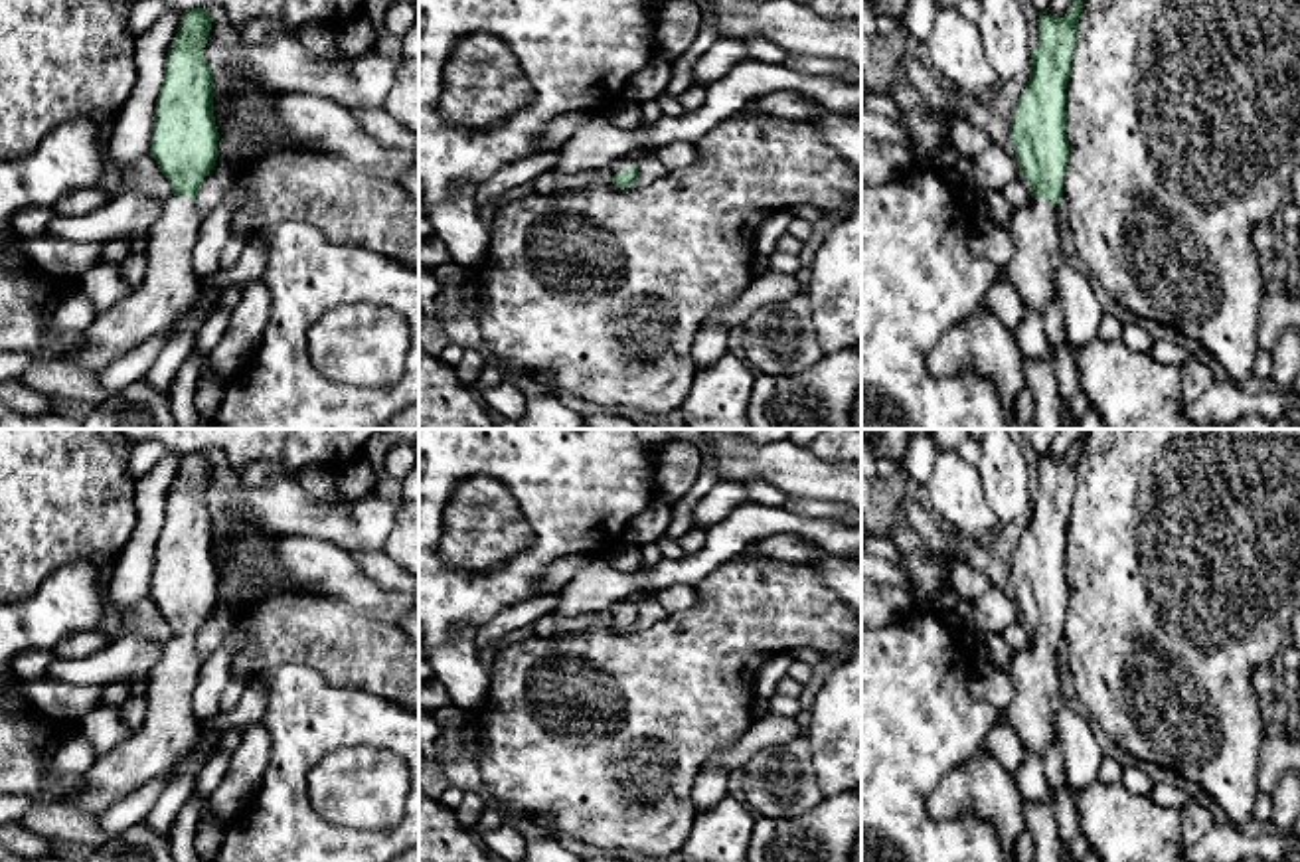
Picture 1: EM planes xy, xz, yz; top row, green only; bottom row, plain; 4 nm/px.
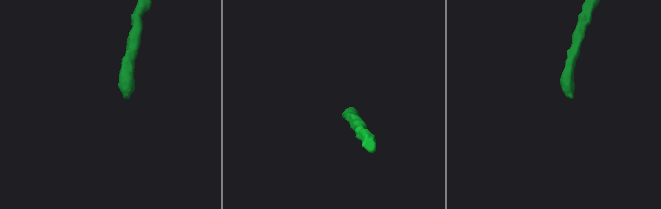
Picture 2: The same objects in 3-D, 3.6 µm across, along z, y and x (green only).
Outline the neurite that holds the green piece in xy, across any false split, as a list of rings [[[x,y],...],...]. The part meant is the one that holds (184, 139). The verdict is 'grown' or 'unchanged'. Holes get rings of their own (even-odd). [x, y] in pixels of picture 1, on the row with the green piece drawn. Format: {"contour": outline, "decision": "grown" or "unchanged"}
{"contour": [[[205,8],[186,10],[164,63],[156,99],[150,154],[168,178],[172,196],[144,233],[148,267],[142,285],[89,324],[85,344],[65,362],[103,372],[111,362],[180,320],[194,304],[200,279],[192,251],[202,217],[196,194],[217,160],[213,73],[203,47],[211,18]]], "decision": "grown"}

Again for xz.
{"contour": [[[636,152],[624,154],[610,162],[610,170],[614,174],[612,184],[616,188],[632,188],[638,174]]], "decision": "grown"}

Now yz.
{"contour": [[[1083,0],[1063,16],[1039,12],[1039,42],[1031,51],[1029,81],[1021,91],[1010,138],[1031,198],[1016,208],[1010,233],[1016,253],[1004,277],[1016,287],[1025,308],[1043,314],[1057,299],[1055,269],[1063,265],[1057,231],[1057,204],[1069,162],[1065,134],[1065,89],[1071,75]]], "decision": "grown"}

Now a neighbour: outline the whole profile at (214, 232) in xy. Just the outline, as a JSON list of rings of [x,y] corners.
[[[239,156],[233,162],[225,196],[219,206],[202,219],[200,237],[192,251],[192,269],[200,281],[219,269],[219,253],[231,235],[233,212],[245,200],[249,190],[249,176],[253,168],[247,160],[249,156]]]

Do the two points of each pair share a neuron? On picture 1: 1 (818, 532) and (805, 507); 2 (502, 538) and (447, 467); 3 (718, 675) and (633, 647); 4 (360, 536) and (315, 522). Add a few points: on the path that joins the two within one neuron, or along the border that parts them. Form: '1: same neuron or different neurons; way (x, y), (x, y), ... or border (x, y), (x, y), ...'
1: different neurons; border (783, 509), (795, 515), (828, 517), (832, 520)
2: different neurons; border (506, 485), (465, 479), (443, 526)
3: same neuron; way (696, 675), (660, 675), (654, 669)
4: same neuron; way (348, 524), (326, 522)

